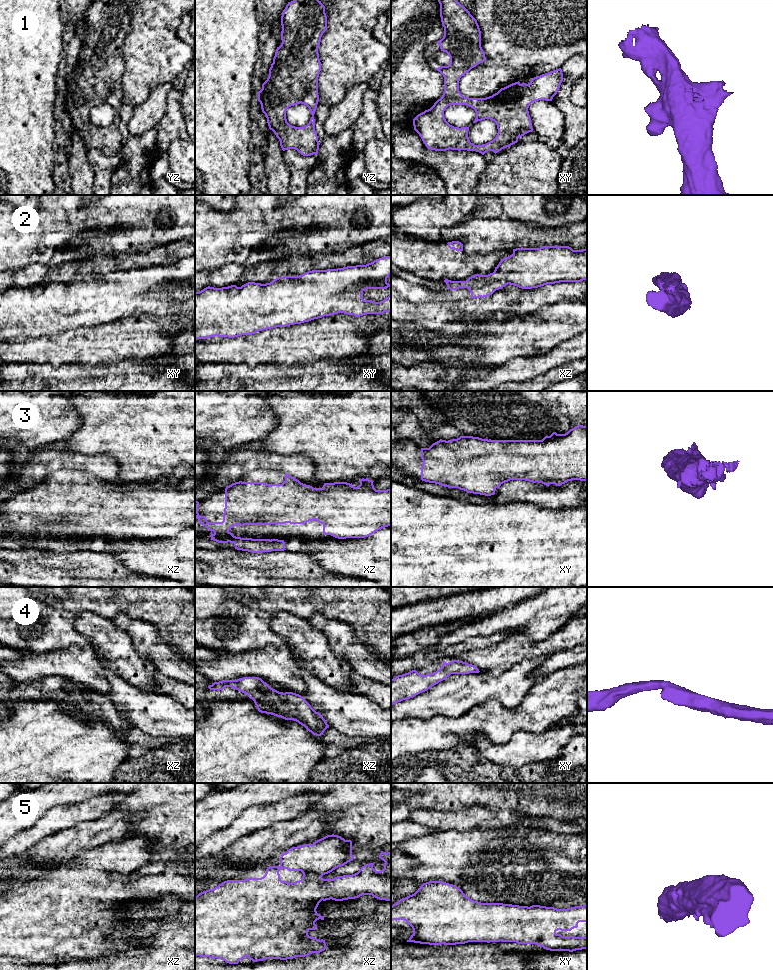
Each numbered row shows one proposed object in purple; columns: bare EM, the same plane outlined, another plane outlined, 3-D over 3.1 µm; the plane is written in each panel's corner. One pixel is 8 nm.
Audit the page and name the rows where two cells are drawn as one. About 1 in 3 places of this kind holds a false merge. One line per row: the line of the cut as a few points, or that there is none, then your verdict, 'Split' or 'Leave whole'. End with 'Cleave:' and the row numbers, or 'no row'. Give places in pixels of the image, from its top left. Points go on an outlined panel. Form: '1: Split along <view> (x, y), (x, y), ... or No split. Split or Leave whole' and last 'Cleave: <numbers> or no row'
1: No split. Leave whole
2: No split. Leave whole
3: No split. Leave whole
4: No split. Leave whole
5: No split. Leave whole
Cleave: no row

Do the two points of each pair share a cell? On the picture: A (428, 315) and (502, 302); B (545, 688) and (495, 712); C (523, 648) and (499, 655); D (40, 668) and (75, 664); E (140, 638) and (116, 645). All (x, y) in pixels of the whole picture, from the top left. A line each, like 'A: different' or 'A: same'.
A: same
B: same
C: same
D: same
E: different

